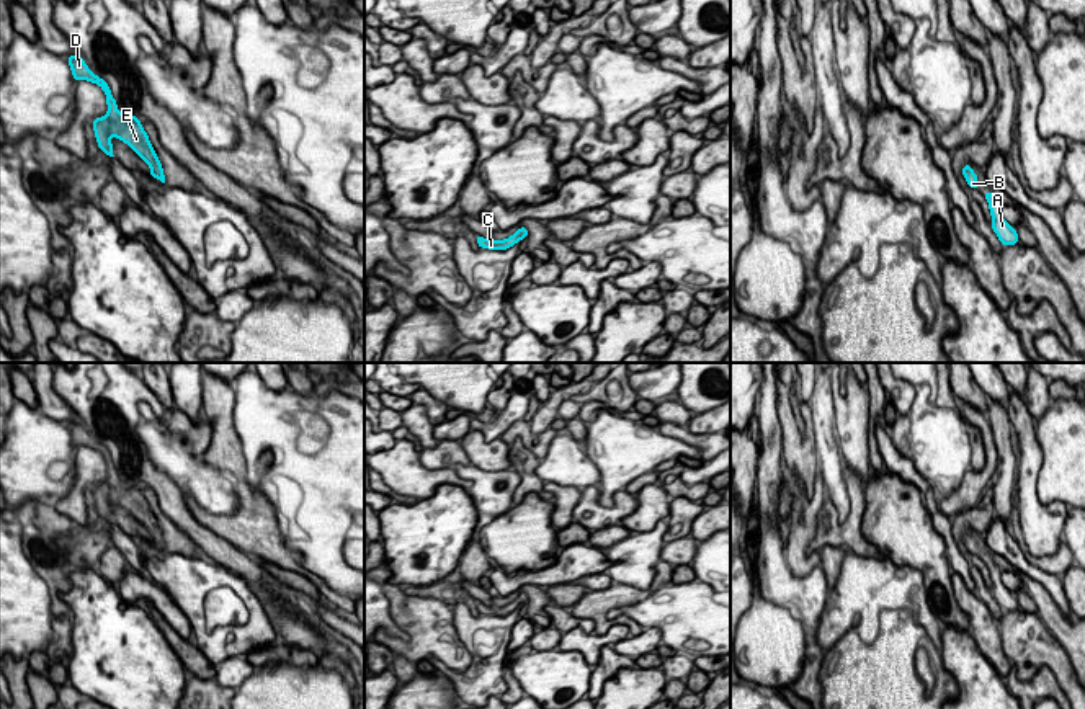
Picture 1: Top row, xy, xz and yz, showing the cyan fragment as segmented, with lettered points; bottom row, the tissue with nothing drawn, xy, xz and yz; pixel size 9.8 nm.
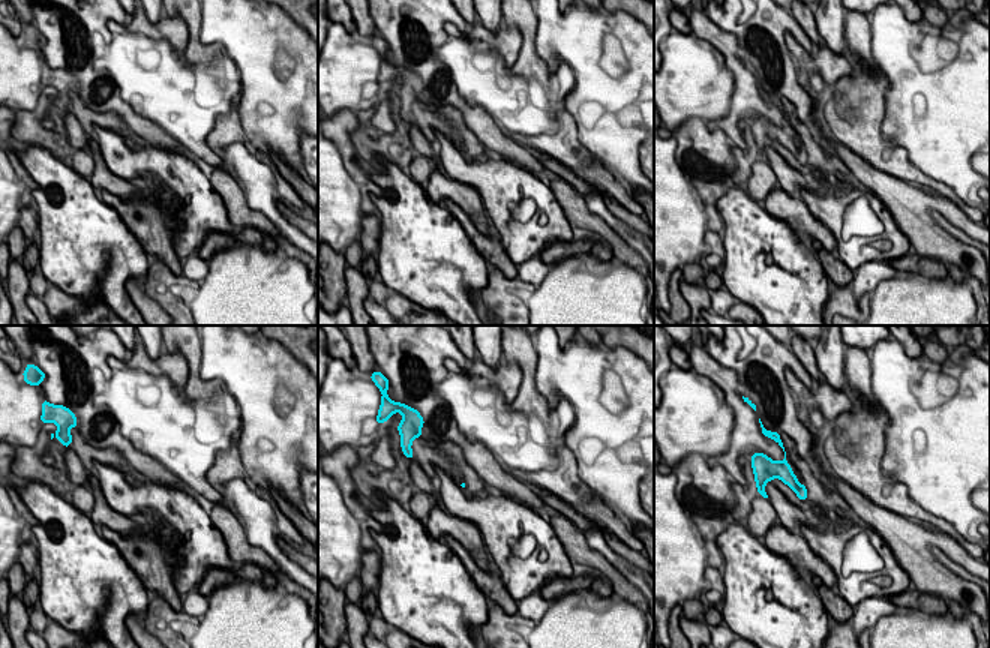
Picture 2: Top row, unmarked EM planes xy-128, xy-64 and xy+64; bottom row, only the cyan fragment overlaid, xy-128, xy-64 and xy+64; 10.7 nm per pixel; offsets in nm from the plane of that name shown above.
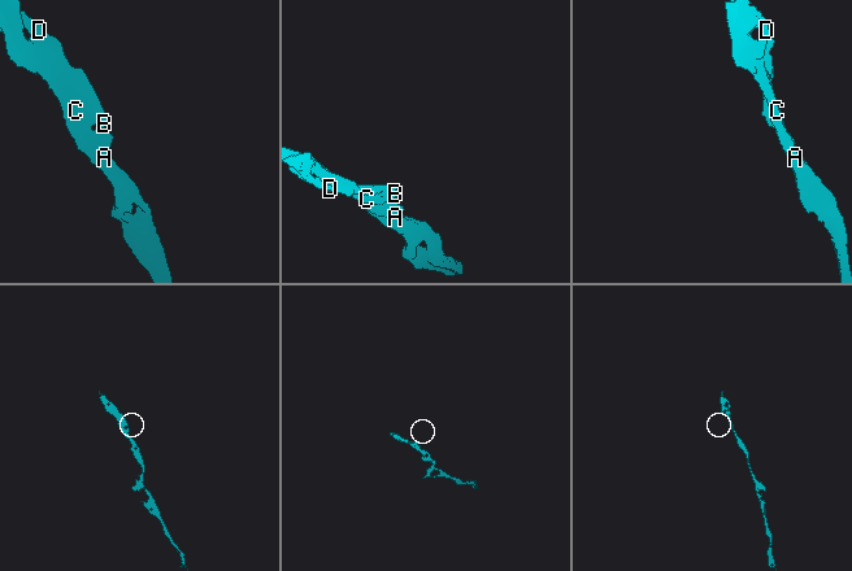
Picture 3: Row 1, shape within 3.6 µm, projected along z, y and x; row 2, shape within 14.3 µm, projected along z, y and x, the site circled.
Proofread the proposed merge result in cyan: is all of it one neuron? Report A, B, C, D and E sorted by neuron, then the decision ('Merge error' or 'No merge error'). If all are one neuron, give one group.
Groups: A B C D E. No merge error

